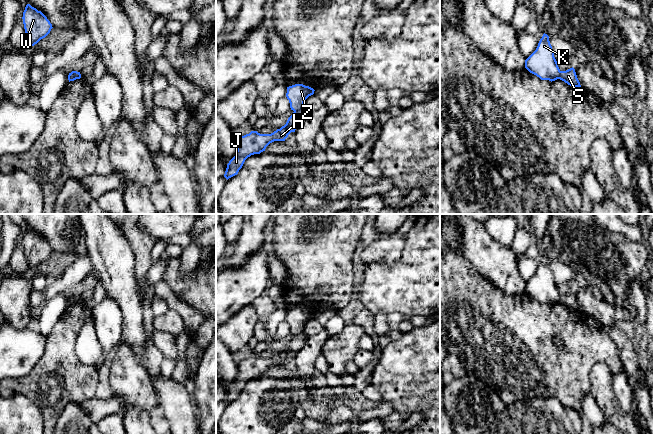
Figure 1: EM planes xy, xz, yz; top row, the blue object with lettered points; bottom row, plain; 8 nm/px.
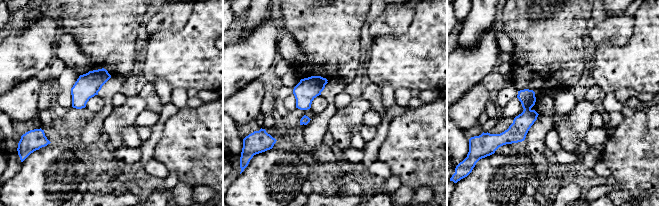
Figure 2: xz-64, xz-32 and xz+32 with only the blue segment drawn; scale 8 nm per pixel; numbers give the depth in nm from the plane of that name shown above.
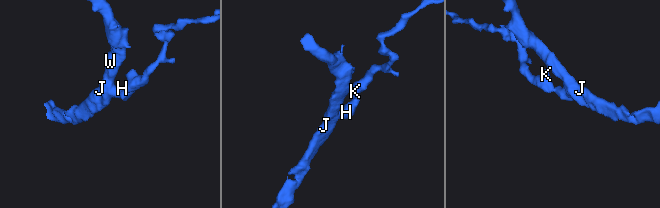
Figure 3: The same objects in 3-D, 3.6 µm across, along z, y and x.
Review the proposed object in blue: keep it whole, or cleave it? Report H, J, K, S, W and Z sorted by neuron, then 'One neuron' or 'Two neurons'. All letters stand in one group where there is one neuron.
Groups: H J S W / K Z. Two neurons

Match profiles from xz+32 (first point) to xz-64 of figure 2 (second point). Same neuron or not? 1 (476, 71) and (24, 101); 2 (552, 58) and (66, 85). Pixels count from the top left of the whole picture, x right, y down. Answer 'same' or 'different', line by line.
1: different
2: different

